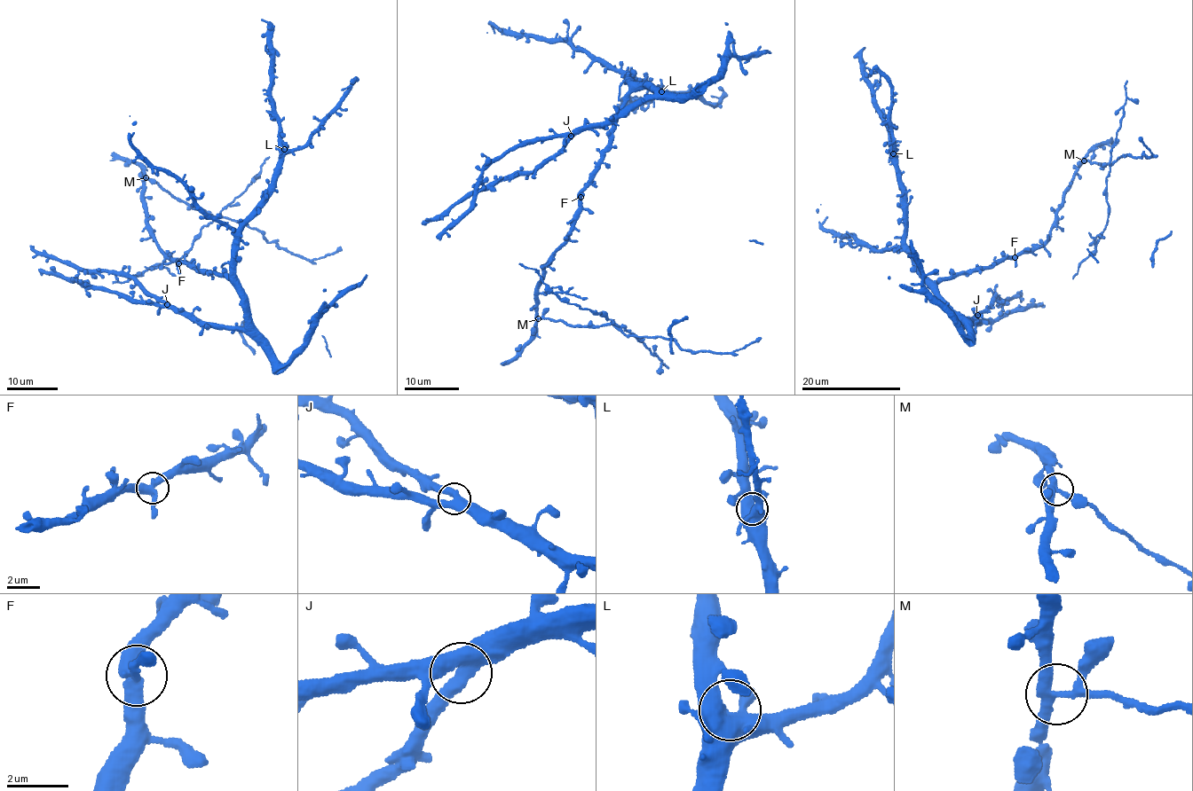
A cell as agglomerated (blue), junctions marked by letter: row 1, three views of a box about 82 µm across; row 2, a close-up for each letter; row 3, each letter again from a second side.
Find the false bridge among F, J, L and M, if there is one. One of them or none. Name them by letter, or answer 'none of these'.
M

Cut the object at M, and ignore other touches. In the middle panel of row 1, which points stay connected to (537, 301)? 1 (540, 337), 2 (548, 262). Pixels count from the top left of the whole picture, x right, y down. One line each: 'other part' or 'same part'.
1: same part
2: same part

